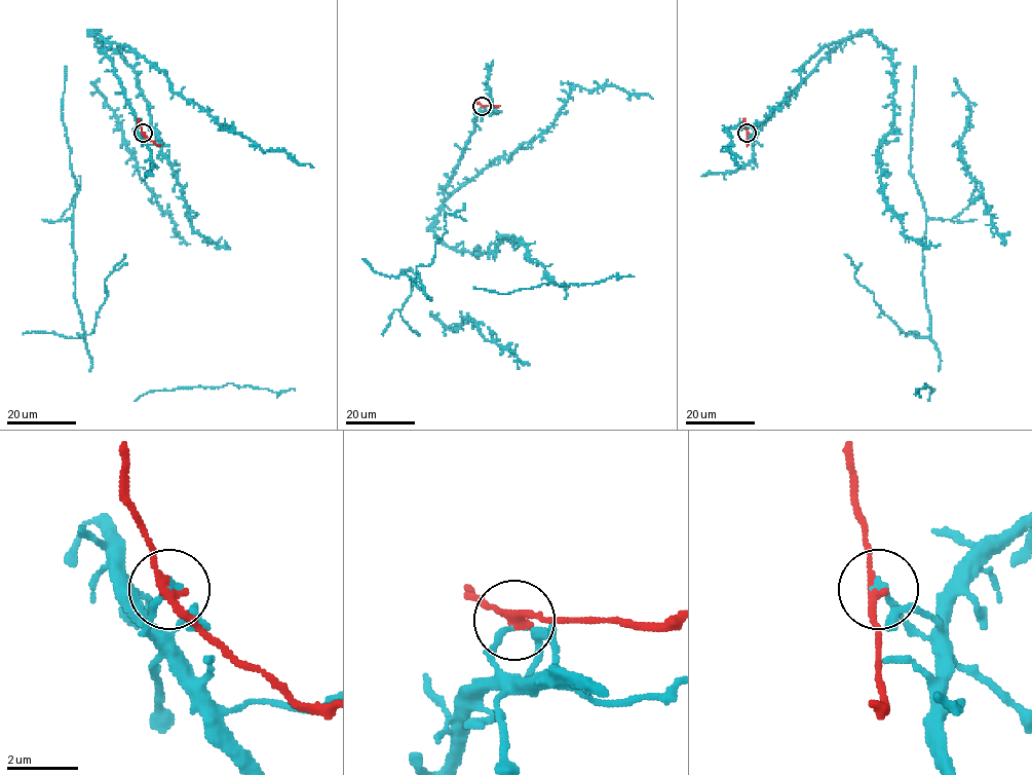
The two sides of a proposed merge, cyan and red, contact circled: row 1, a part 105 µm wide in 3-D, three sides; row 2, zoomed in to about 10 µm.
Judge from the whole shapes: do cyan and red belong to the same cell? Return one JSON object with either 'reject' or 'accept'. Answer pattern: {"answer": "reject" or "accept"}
{"answer": "reject"}

